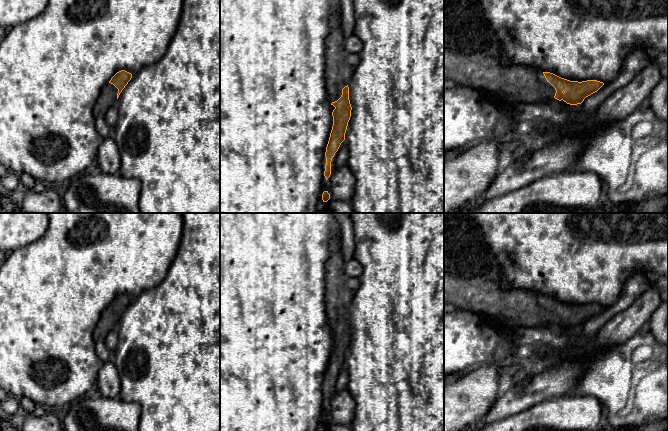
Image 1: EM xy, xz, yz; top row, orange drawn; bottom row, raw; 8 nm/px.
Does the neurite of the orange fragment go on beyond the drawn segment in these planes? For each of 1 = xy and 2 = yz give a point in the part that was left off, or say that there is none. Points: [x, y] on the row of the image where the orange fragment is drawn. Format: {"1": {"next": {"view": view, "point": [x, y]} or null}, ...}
{"1": {"next": {"view": "xy", "point": [108, 97]}}, "2": {"next": {"view": "yz", "point": [472, 53]}}}

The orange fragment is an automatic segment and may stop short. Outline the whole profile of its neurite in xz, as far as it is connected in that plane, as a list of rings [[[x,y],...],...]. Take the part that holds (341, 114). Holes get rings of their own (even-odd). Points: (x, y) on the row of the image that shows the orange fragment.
[[[341,13],[331,14],[331,31],[326,43],[326,89],[328,100],[333,112],[333,126],[326,147],[326,165],[324,176],[326,180],[331,175],[331,161],[345,140],[345,133],[351,117],[348,84],[352,78],[354,68],[346,63],[349,55],[345,48]]]

